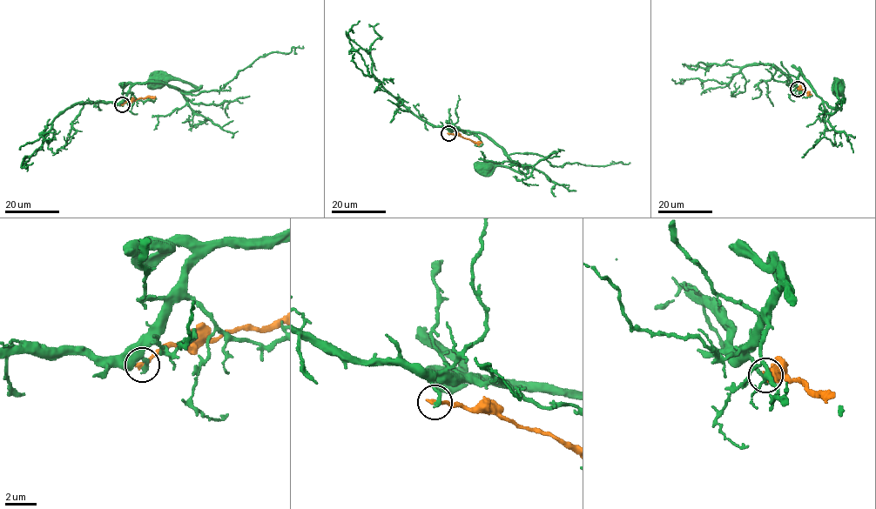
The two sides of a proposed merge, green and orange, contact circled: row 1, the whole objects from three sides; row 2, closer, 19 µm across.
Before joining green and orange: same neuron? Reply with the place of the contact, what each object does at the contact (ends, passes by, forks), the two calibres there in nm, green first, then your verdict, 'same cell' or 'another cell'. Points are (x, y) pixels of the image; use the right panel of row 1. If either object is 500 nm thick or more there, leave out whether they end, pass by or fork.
(798, 89) | green ends | orange ends | 280/280 nm | another cell

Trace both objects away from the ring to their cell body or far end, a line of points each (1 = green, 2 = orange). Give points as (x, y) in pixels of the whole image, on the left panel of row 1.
1: (122, 104), (137, 83), (162, 82), (185, 91), (200, 86), (158, 78), (160, 80)
2: (122, 104), (139, 98), (155, 98)

